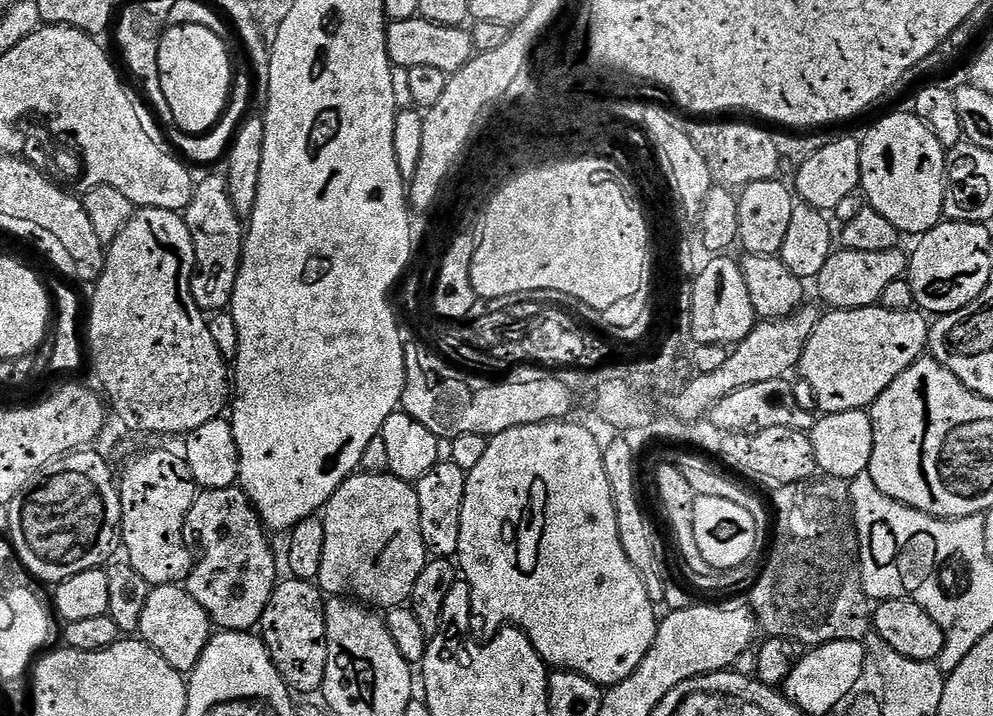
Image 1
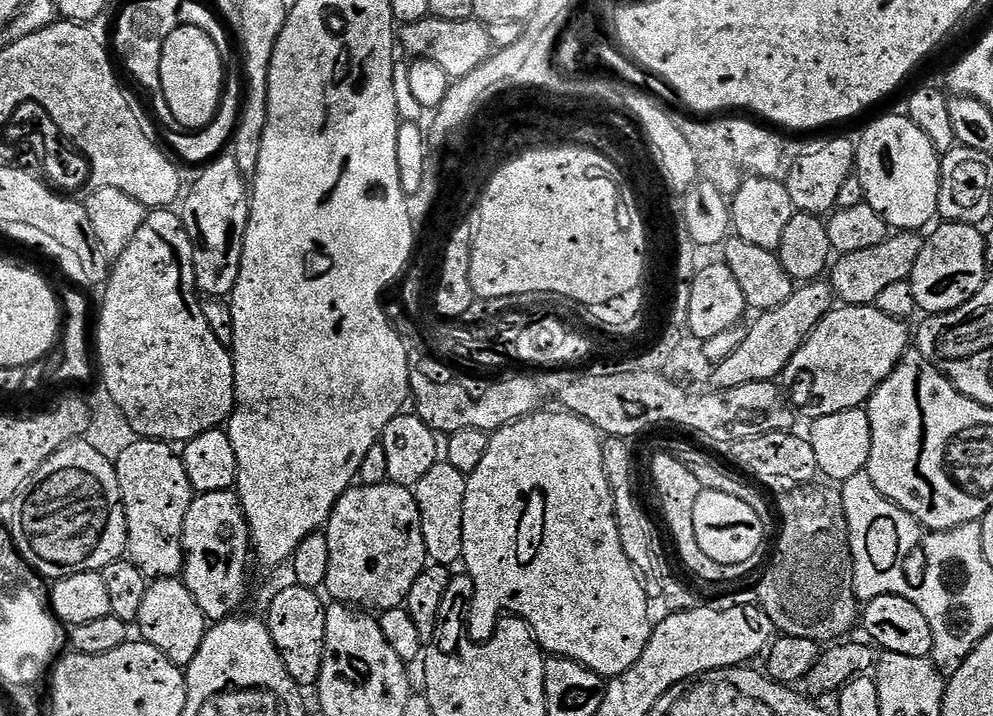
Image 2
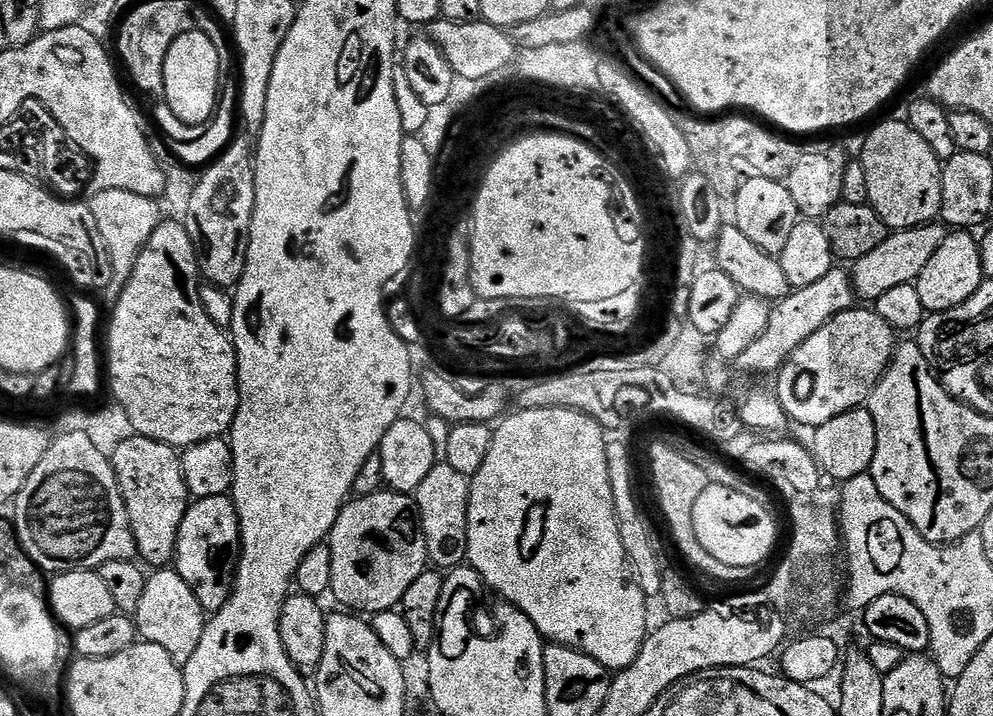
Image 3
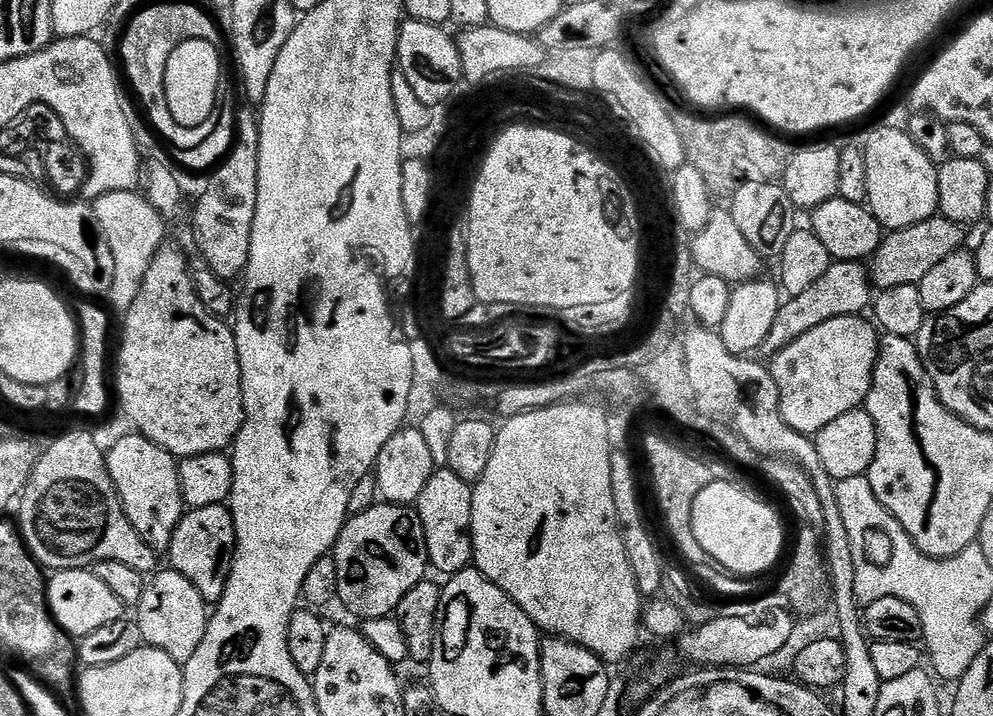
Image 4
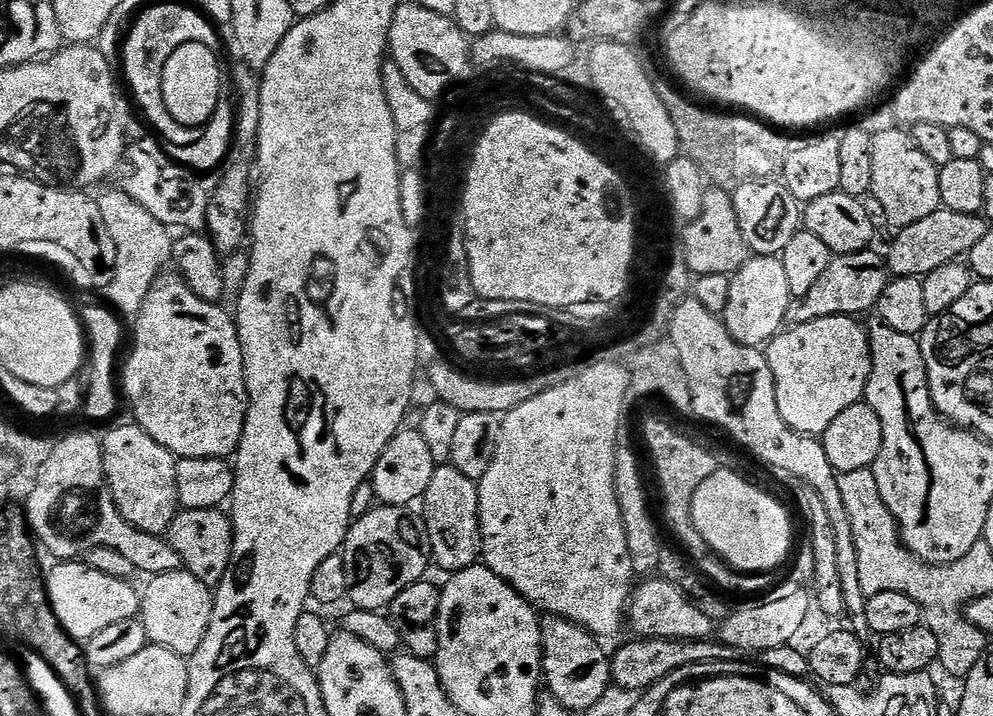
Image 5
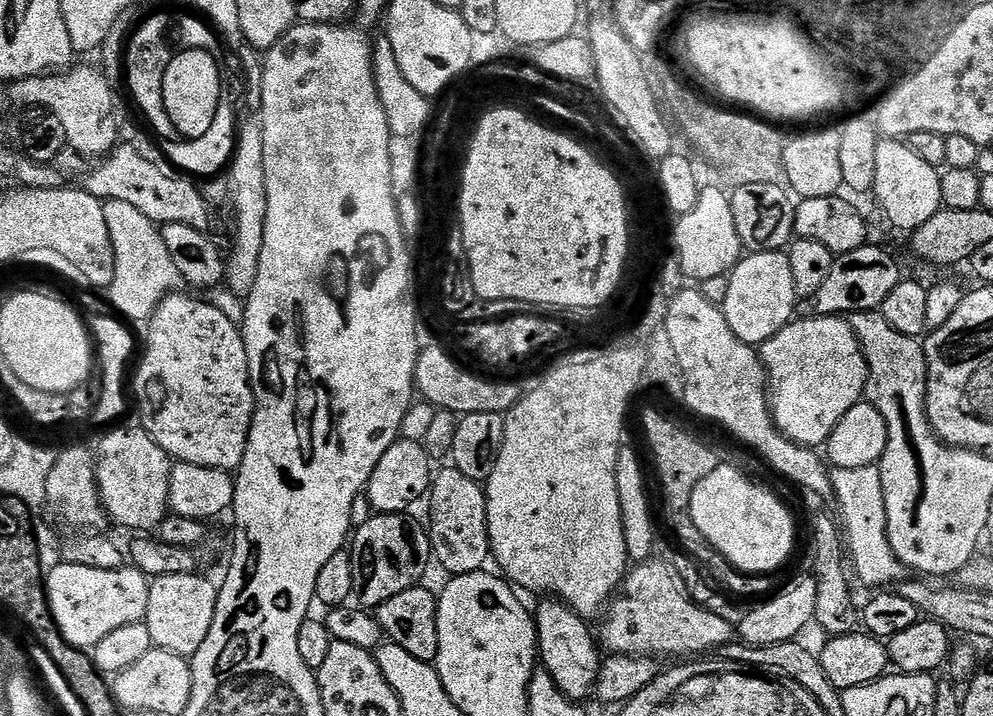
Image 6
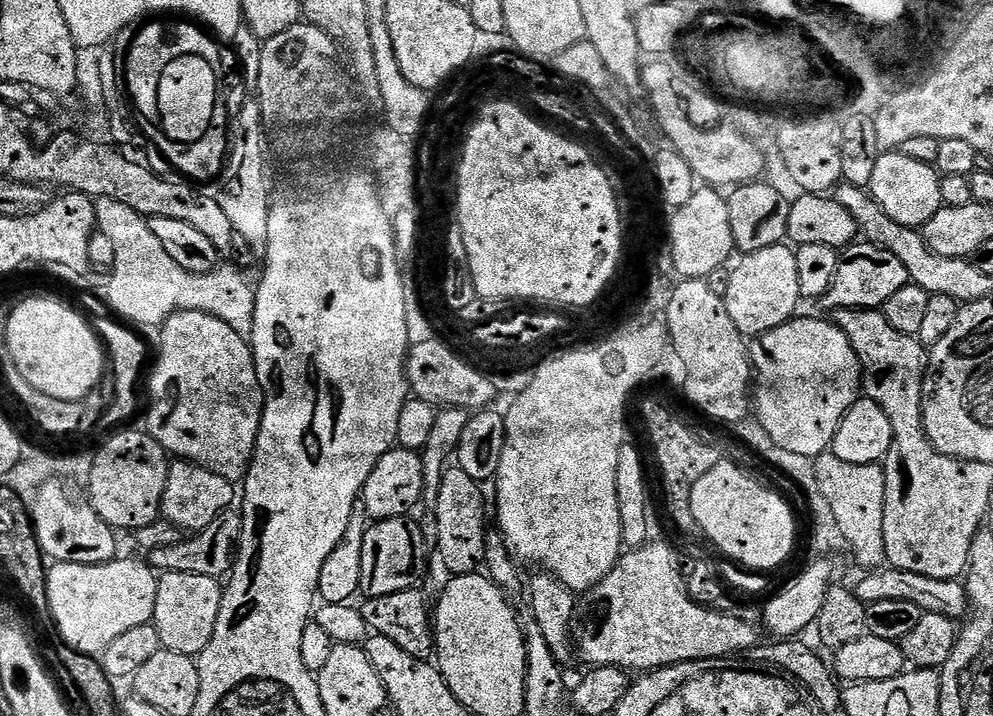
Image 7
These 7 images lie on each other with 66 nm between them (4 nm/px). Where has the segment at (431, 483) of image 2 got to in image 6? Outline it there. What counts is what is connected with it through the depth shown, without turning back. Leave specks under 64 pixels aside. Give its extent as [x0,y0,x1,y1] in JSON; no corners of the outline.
[426,466,489,577]

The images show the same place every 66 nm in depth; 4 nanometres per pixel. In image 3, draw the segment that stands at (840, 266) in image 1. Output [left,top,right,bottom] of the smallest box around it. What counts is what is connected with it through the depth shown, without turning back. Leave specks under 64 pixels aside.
[850,222,945,302]

